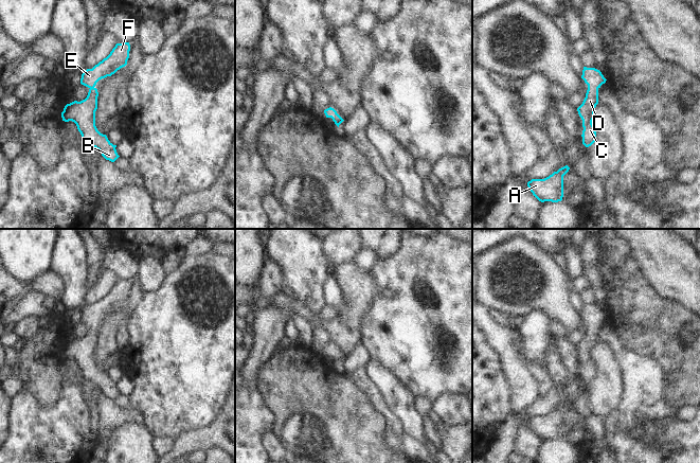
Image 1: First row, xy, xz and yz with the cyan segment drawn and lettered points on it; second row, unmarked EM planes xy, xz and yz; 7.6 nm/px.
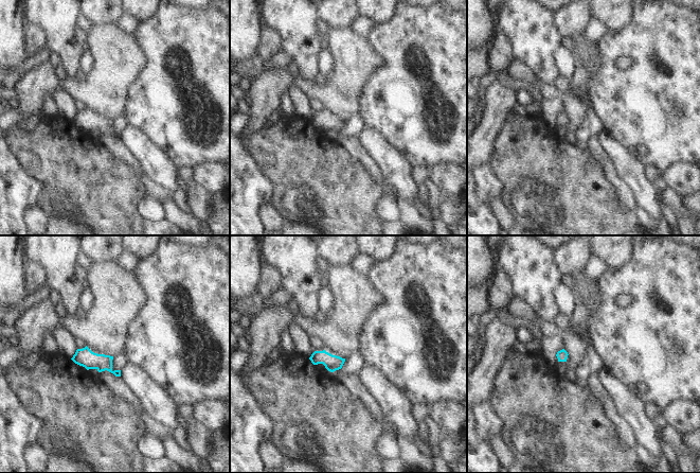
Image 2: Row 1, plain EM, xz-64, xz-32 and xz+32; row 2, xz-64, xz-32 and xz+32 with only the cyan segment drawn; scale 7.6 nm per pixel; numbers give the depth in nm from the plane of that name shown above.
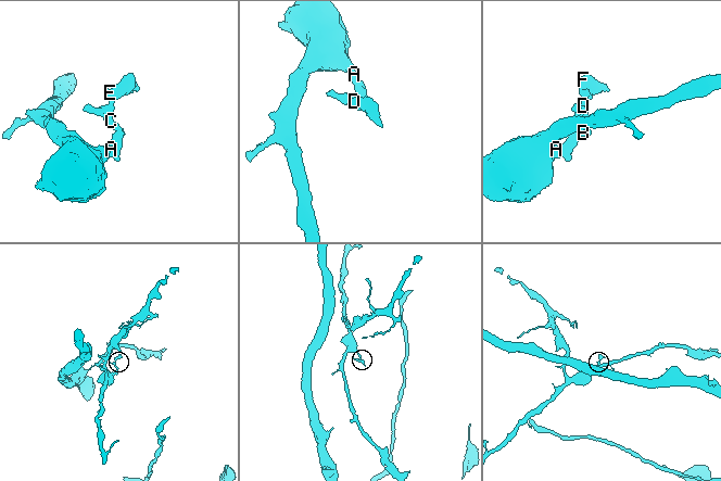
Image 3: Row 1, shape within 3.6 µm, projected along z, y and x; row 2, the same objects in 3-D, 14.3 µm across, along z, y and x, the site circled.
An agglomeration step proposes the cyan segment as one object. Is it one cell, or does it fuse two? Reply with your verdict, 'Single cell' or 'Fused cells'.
Single cell.

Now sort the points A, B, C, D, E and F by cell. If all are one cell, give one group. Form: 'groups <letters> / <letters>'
groups A B C D E F

